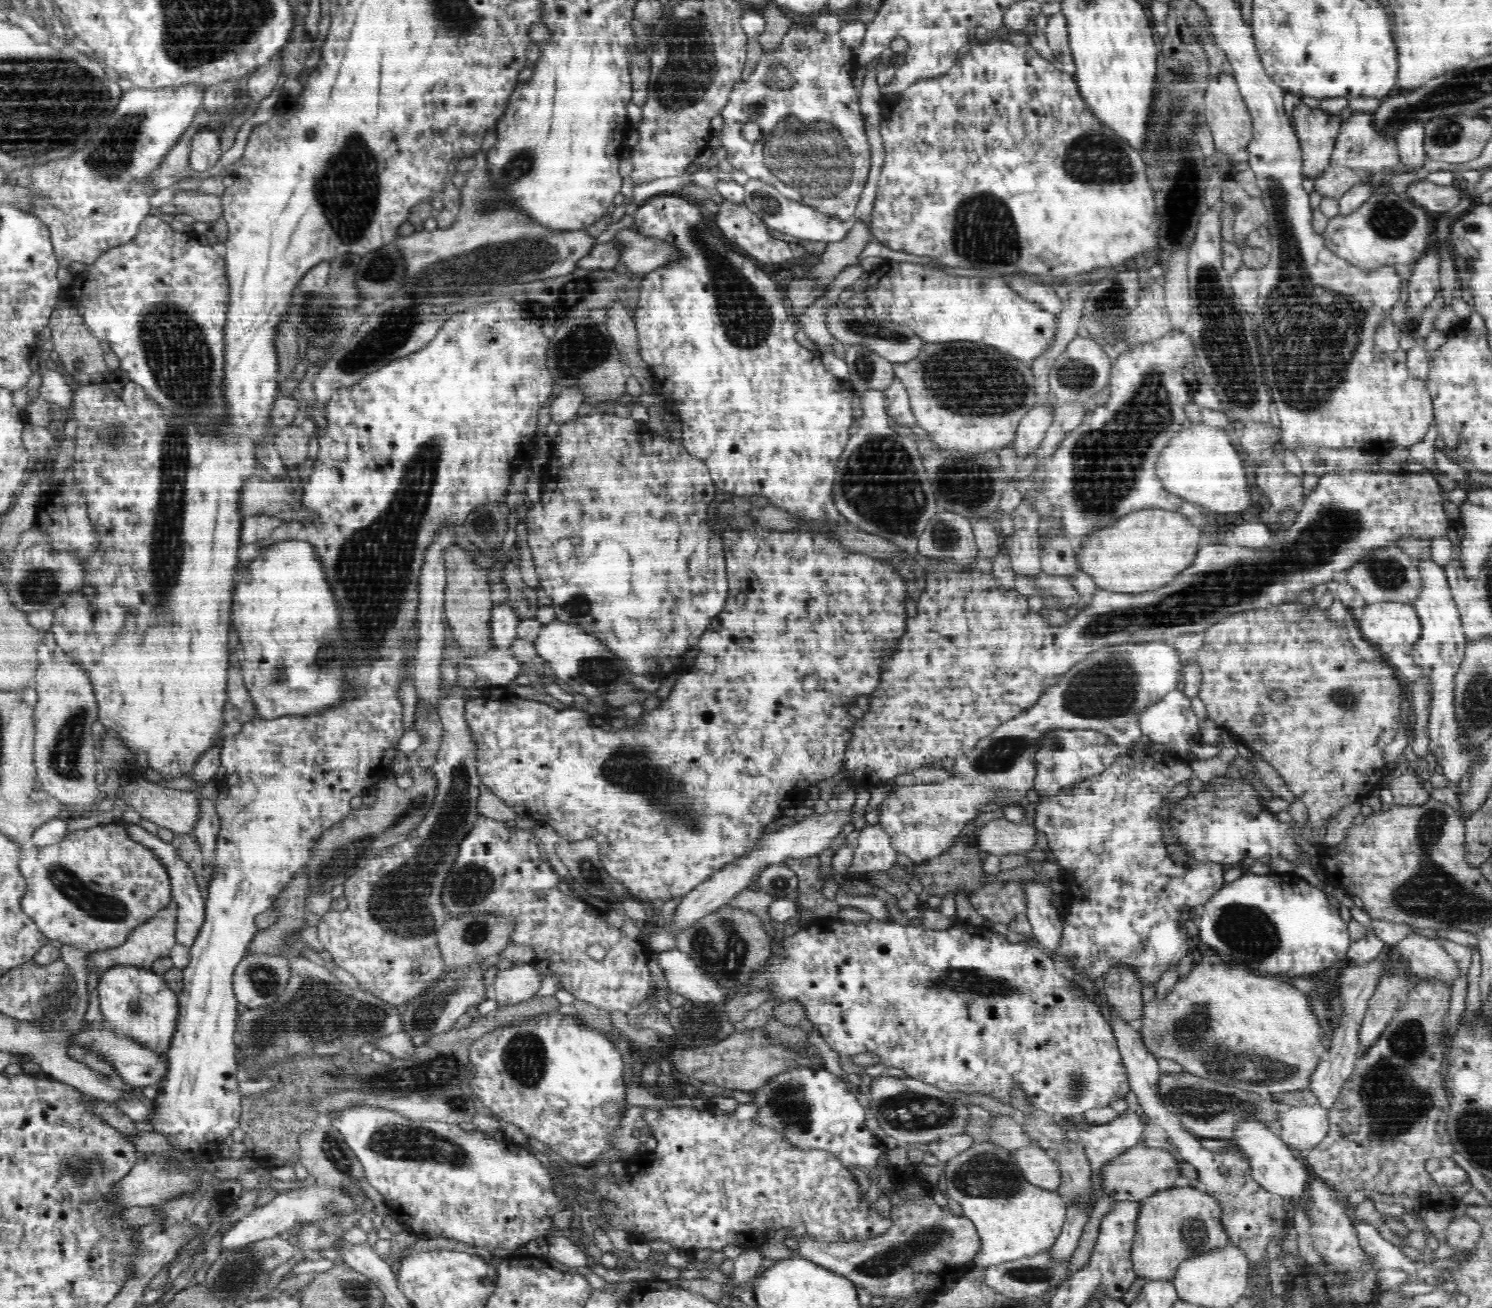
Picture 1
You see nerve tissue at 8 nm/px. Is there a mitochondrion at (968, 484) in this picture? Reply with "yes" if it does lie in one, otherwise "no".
yes

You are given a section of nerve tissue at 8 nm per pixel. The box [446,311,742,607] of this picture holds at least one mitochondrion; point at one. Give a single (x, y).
(582, 348)

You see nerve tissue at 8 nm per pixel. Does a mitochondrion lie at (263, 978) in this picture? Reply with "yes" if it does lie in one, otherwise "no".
yes

